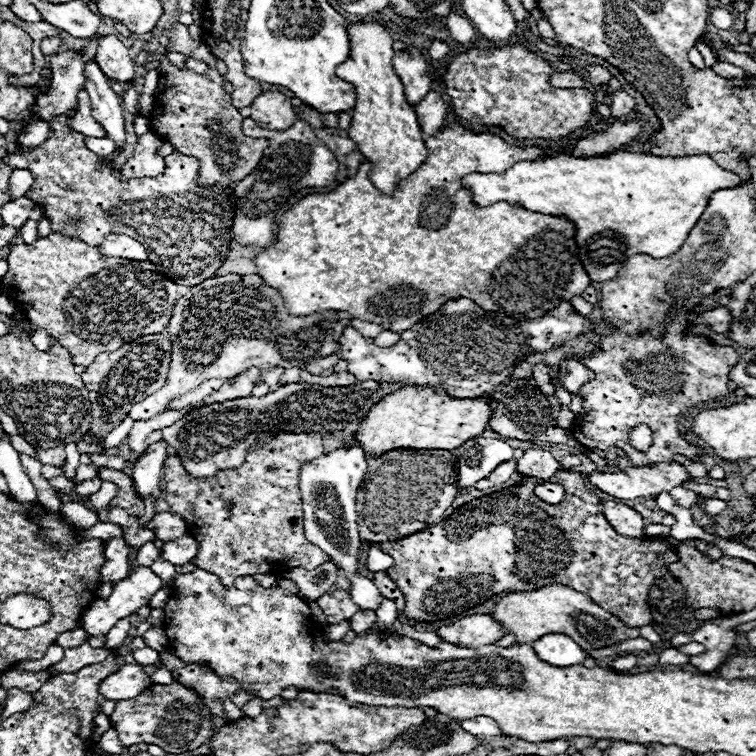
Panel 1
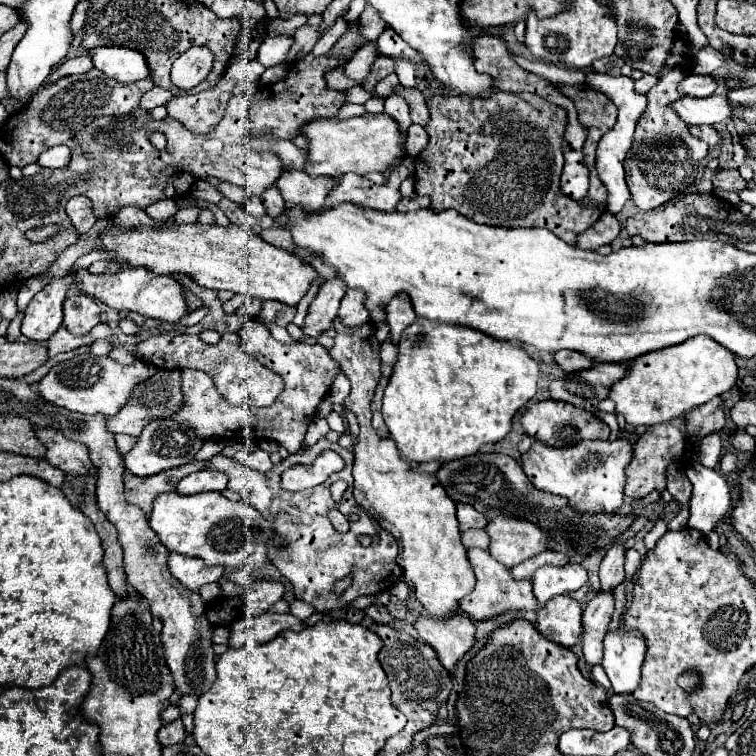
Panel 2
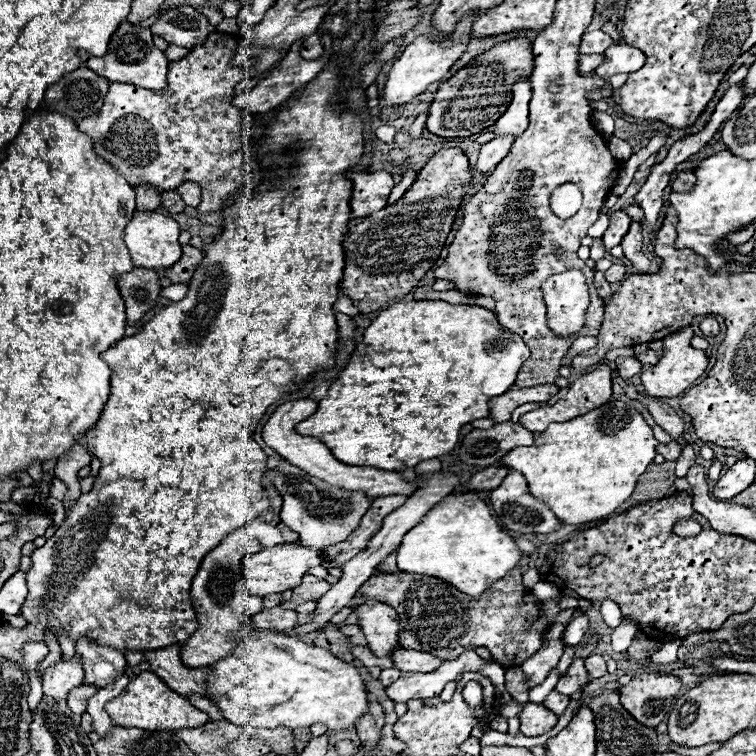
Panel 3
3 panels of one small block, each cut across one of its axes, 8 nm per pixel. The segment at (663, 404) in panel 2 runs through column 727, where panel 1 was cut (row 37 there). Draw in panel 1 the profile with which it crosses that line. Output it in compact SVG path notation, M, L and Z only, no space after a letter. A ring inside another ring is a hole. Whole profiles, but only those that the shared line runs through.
M356 22L348 26L350 58L336 68L336 76L356 86L356 108L352 110L352 124L348 136L356 142L364 160L372 162L370 180L384 192L392 194L396 184L410 176L424 160L426 146L422 128L414 108L404 98L404 86L394 72L394 40L378 22Z

